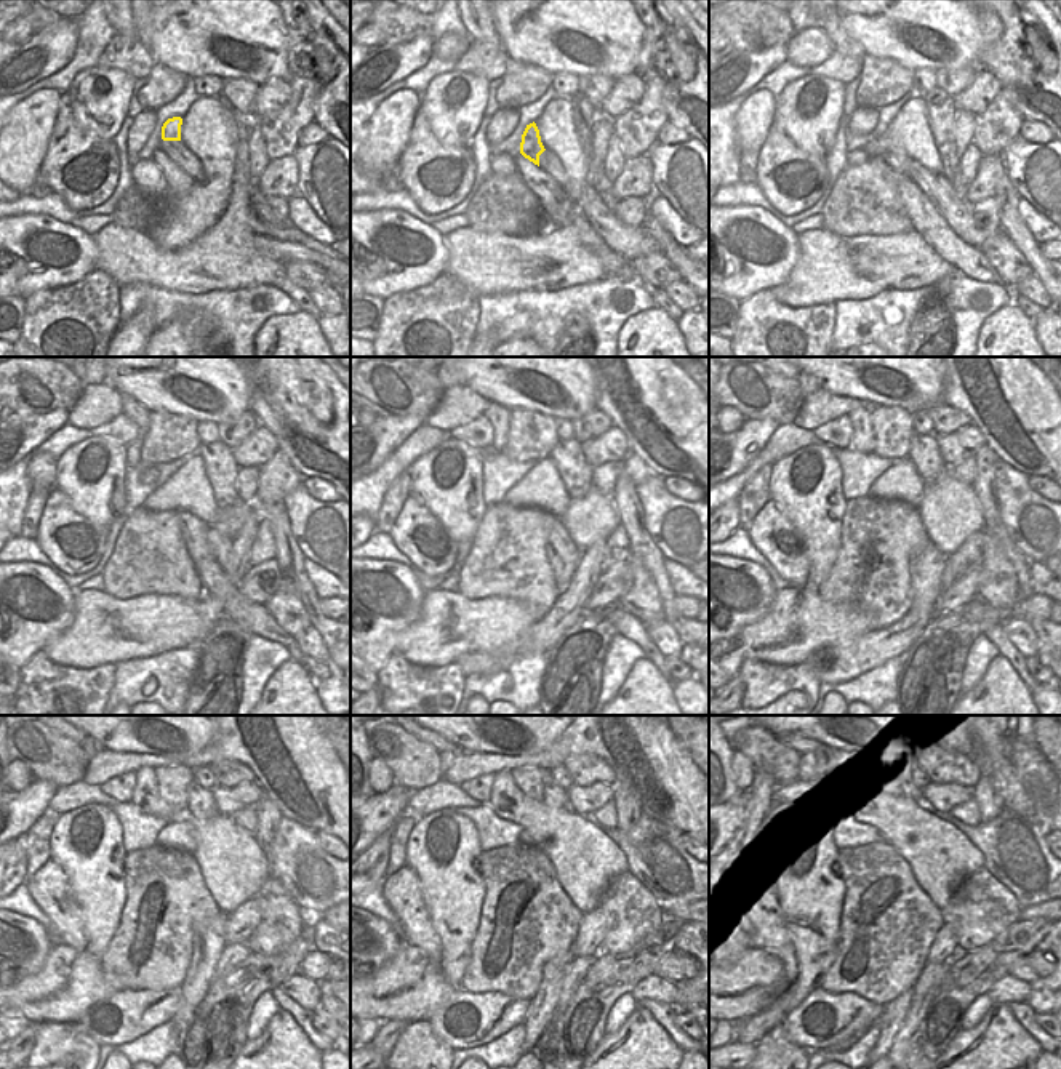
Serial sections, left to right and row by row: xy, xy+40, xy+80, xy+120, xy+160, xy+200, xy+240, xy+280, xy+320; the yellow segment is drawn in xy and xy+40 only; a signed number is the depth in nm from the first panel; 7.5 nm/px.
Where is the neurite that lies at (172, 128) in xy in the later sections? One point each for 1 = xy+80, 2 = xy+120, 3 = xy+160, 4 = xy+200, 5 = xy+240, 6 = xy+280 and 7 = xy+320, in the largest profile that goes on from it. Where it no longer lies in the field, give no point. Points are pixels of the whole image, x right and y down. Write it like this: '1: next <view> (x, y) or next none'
1: next xy+80 (895, 157)
2: next xy+120 (194, 532)
3: next xy+160 (564, 556)
4: next xy+200 (927, 565)
5: next xy+240 (208, 943)
6: next xy+280 (541, 1008)
7: next xy+320 (892, 1018)

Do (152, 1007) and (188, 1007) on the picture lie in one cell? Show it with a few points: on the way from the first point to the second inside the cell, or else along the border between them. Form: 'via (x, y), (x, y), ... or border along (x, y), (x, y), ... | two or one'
border along (178, 988), (178, 1008), (170, 1018) | two

